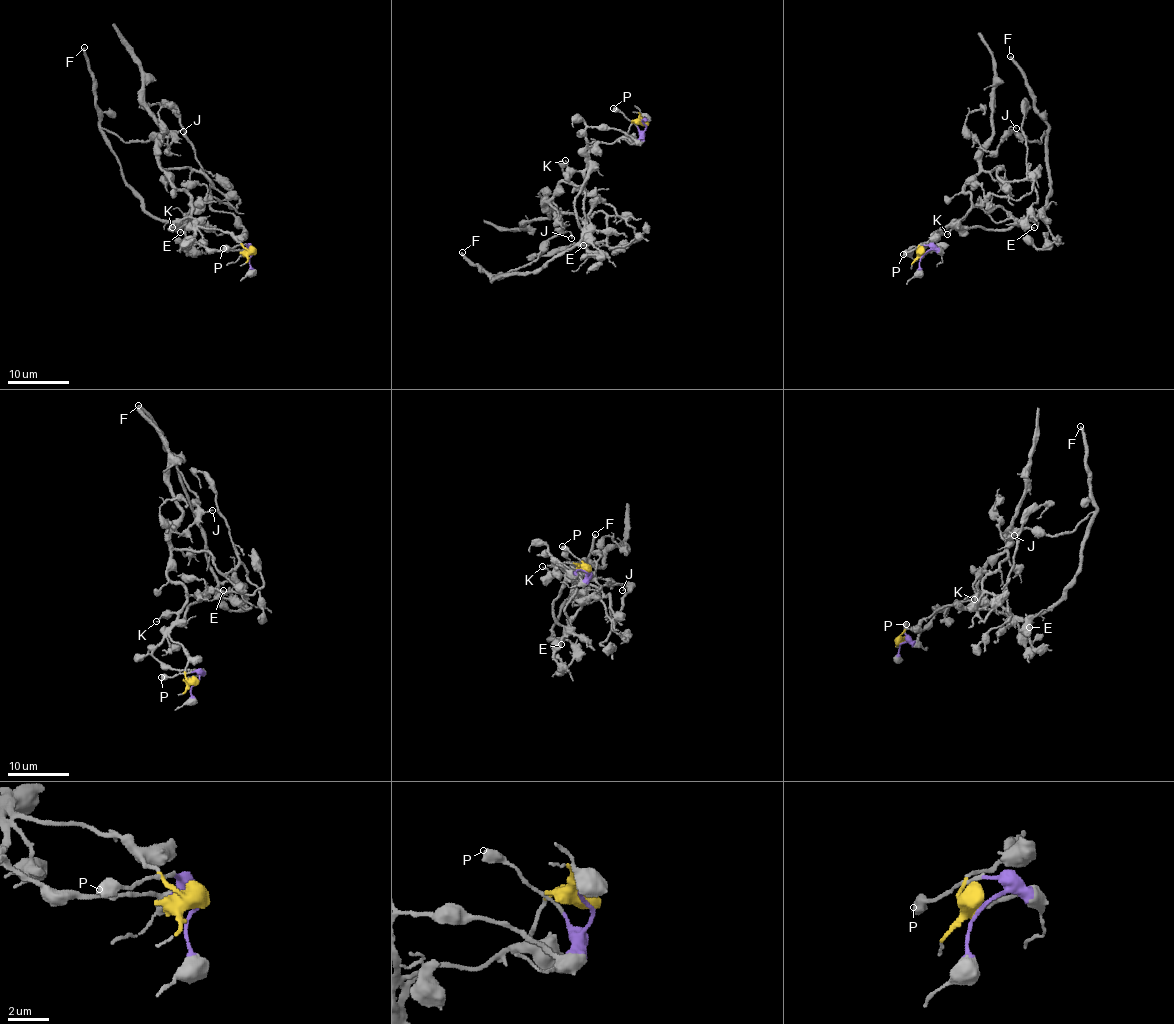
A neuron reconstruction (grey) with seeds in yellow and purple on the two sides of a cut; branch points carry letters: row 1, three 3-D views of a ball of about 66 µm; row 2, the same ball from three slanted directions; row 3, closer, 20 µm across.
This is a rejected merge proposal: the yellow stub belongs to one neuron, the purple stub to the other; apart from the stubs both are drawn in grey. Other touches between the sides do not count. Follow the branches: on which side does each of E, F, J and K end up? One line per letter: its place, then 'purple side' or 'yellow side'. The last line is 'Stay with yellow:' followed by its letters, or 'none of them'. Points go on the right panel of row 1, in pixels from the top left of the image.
E: (1034, 227) | yellow side
F: (1010, 56) | yellow side
J: (1016, 128) | yellow side
K: (947, 234) | purple side
Stay with yellow: E, F, J

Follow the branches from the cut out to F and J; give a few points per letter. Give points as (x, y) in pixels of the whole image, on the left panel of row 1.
F: (252, 253), (228, 233), (197, 223), (175, 230), (182, 226), (144, 209), (104, 133), (84, 47)
J: (252, 253), (217, 229), (175, 230), (182, 226), (156, 219), (102, 130), (125, 141), (183, 131)

